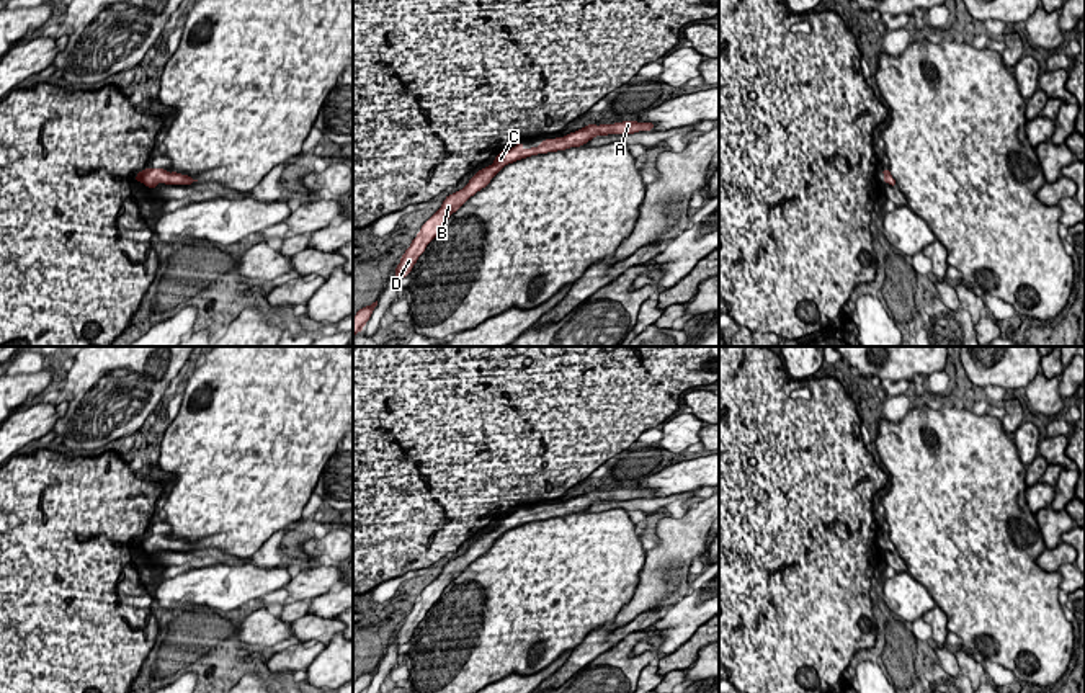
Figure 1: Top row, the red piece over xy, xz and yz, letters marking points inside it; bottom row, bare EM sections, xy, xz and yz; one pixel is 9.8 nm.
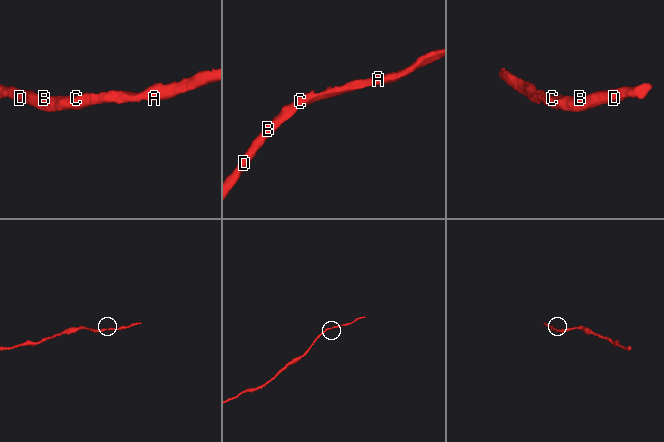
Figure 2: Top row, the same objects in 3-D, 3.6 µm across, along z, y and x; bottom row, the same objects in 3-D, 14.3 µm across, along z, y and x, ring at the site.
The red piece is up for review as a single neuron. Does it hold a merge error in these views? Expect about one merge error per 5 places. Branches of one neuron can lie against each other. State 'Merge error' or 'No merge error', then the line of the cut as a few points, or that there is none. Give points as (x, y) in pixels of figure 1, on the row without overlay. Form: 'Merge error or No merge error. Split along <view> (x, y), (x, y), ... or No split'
No merge error. No split

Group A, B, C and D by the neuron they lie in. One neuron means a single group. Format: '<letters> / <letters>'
A B C D

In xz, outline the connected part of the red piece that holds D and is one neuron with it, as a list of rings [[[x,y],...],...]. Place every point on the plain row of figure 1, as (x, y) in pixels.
[[[623,487],[600,492],[588,490],[564,503],[544,505],[538,513],[525,516],[523,508],[518,508],[515,513],[498,518],[492,531],[480,534],[462,556],[446,562],[441,574],[420,593],[420,598],[412,606],[410,613],[405,616],[405,619],[400,624],[400,629],[394,637],[397,646],[402,646],[410,641],[418,623],[425,618],[426,611],[440,600],[443,590],[449,585],[449,582],[456,579],[471,562],[485,554],[505,531],[538,520],[580,513],[596,502],[608,502],[611,499],[634,500],[639,497],[652,497],[652,495],[654,489],[637,489],[637,487]]]

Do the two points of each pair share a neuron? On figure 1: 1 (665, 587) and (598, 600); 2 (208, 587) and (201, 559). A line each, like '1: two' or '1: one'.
1: two
2: two

